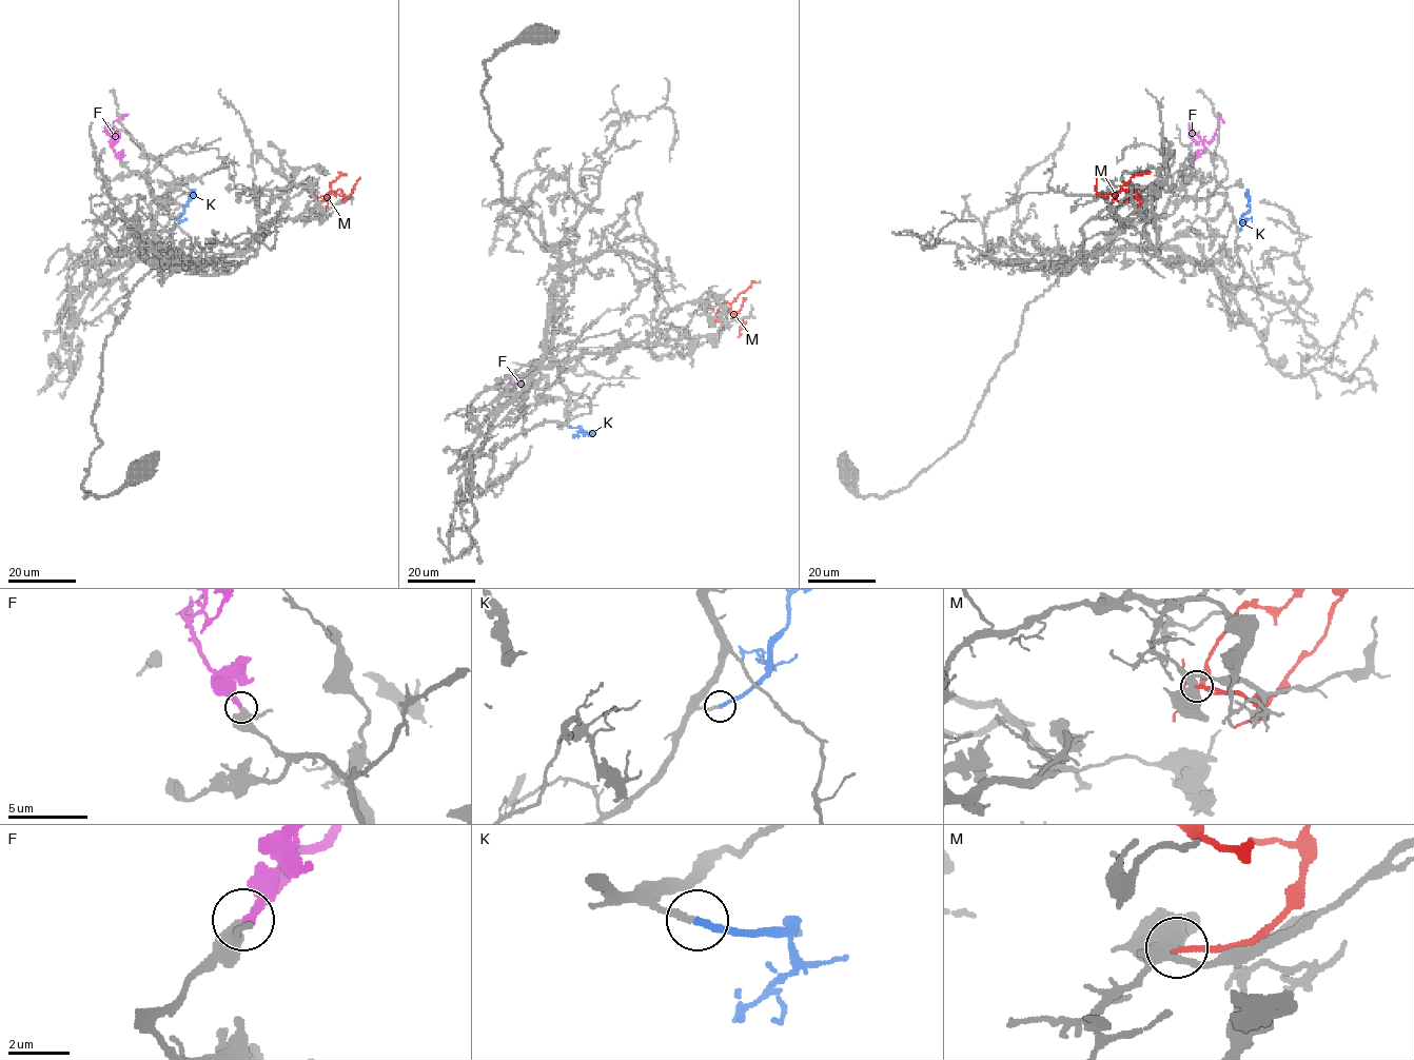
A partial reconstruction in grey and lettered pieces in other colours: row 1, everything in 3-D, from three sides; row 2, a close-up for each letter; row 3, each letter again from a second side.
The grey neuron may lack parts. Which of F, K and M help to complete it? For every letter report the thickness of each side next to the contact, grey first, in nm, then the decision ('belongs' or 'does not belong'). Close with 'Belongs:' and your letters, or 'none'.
F: 400 nm thick on the grey side, 320 nm on the other; belongs
K: 180 nm thick on the grey side, 240 nm on the other; belongs
M: 420 nm thick on the grey side, 190 nm on the other; does not belong
Belongs: F, K

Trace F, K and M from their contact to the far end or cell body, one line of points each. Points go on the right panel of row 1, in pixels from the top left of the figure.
F: (1193, 161), (1202, 151), (1203, 142), (1213, 138), (1219, 115)
K: (1240, 230), (1240, 217), (1250, 209), (1246, 190)
M: (1134, 213), (1139, 203), (1137, 196), (1120, 201), (1117, 194), (1101, 196), (1095, 177)

